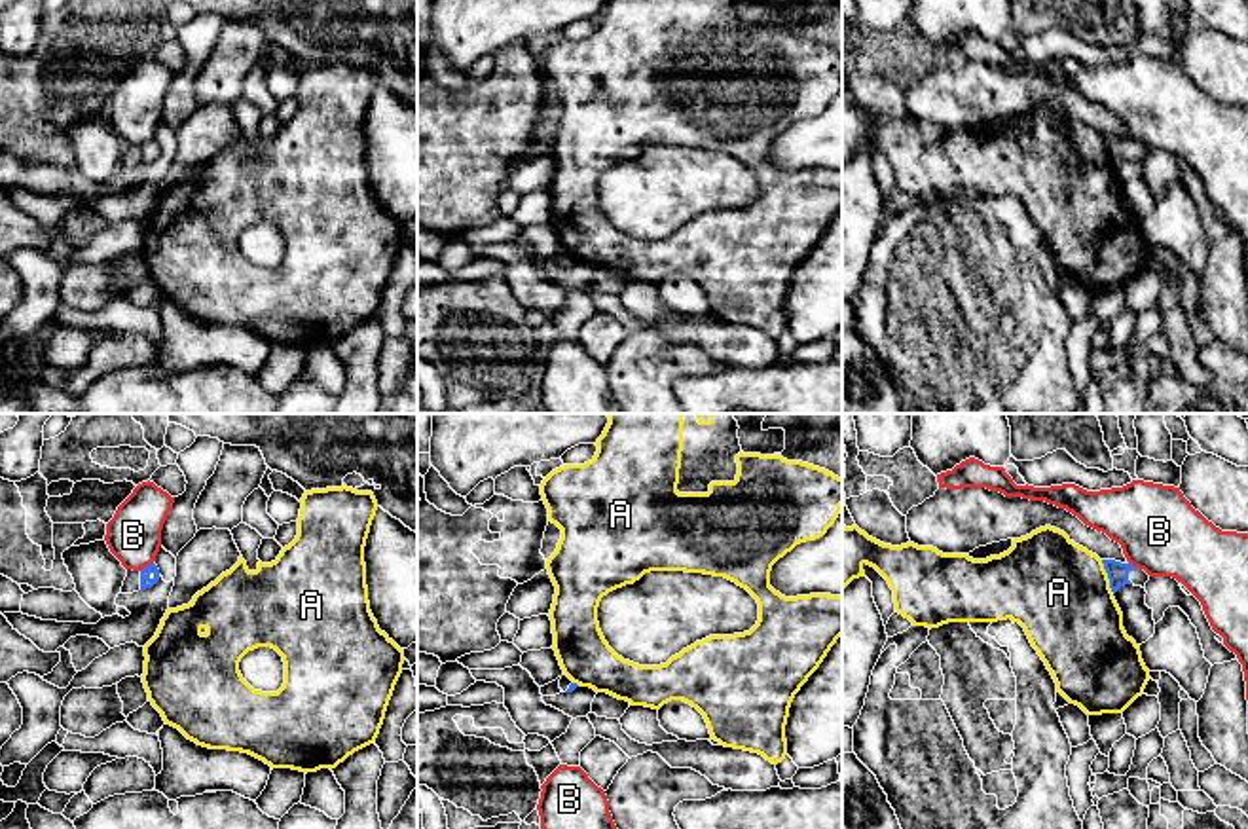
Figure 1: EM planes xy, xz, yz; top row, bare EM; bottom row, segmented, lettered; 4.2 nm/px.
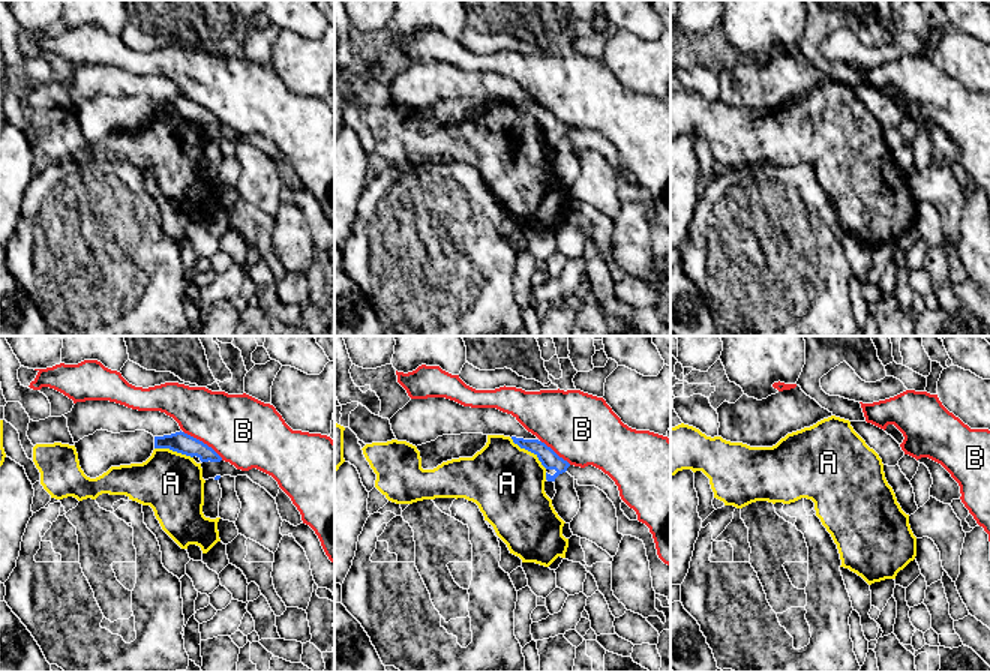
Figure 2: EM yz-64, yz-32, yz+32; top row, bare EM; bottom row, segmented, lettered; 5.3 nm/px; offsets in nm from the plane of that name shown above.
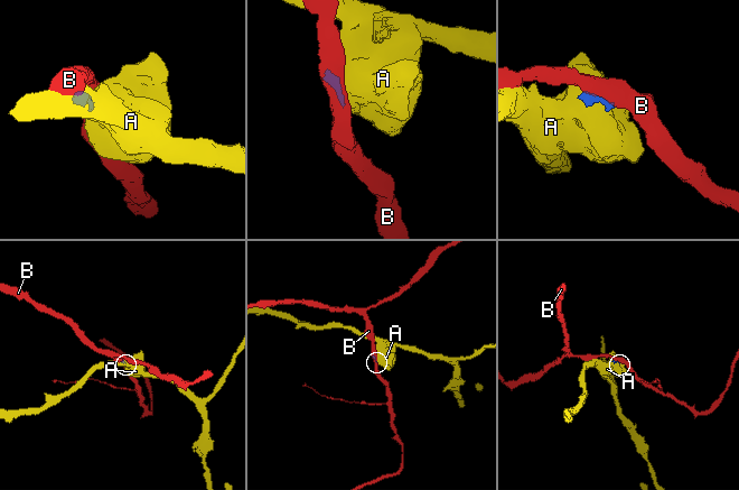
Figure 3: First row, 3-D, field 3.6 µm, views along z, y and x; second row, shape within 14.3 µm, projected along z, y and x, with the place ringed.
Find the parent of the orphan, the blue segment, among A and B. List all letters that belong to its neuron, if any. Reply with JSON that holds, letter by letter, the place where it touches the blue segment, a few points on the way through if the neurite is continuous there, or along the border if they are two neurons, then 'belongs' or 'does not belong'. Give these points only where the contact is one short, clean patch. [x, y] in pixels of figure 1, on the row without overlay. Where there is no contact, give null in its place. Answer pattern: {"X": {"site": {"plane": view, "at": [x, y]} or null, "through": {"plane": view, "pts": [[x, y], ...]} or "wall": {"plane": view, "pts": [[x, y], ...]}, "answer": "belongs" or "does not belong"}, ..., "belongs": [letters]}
{"A": {"site": {"plane": "yz", "at": [1108, 152]}, "wall": {"plane": "yz", "pts": [[1101, 135], [1108, 162], [1114, 167]]}, "answer": "does not belong"}, "B": {"site": {"plane": "xy", "at": [148, 141]}, "answer": "does not belong"}, "belongs": []}

